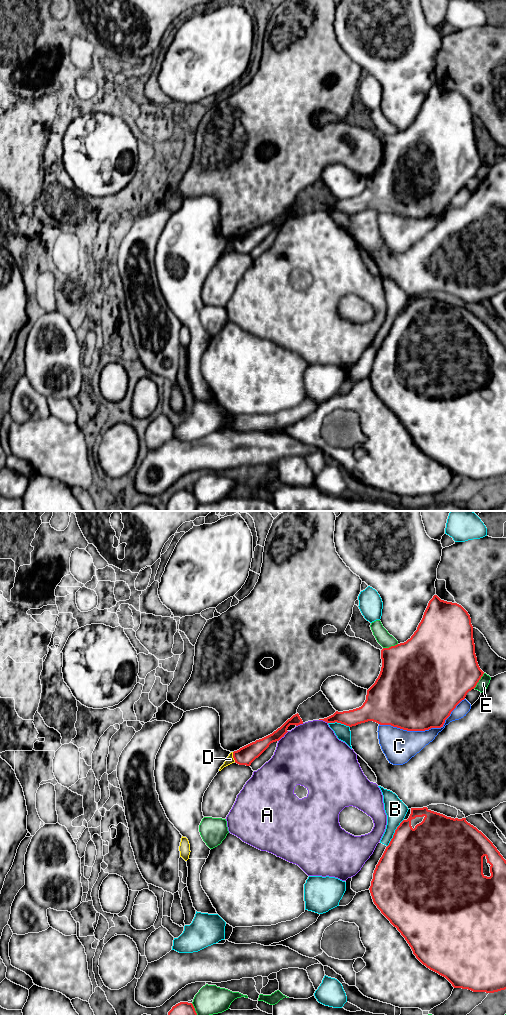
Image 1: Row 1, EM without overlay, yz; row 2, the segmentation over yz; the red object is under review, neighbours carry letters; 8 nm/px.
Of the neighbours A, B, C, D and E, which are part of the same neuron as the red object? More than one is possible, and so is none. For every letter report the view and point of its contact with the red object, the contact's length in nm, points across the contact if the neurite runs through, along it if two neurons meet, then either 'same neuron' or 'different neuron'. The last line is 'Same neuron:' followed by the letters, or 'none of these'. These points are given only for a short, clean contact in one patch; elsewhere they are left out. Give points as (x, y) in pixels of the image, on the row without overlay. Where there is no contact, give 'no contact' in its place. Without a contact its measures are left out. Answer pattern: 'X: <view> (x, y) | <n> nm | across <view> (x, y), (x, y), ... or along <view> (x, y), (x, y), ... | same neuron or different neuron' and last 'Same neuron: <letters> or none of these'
A: yz (283, 224) | 120 nm | different neuron
B: yz (394, 321) | 260 nm | different neuron
C: yz (424, 218) | 700 nm | different neuron
D: yz (233, 245) | 80 nm | different neuron
E: yz (478, 169) | 160 nm | different neuron
Same neuron: none of these

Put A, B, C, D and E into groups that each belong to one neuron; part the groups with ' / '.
A / B / C / D E

